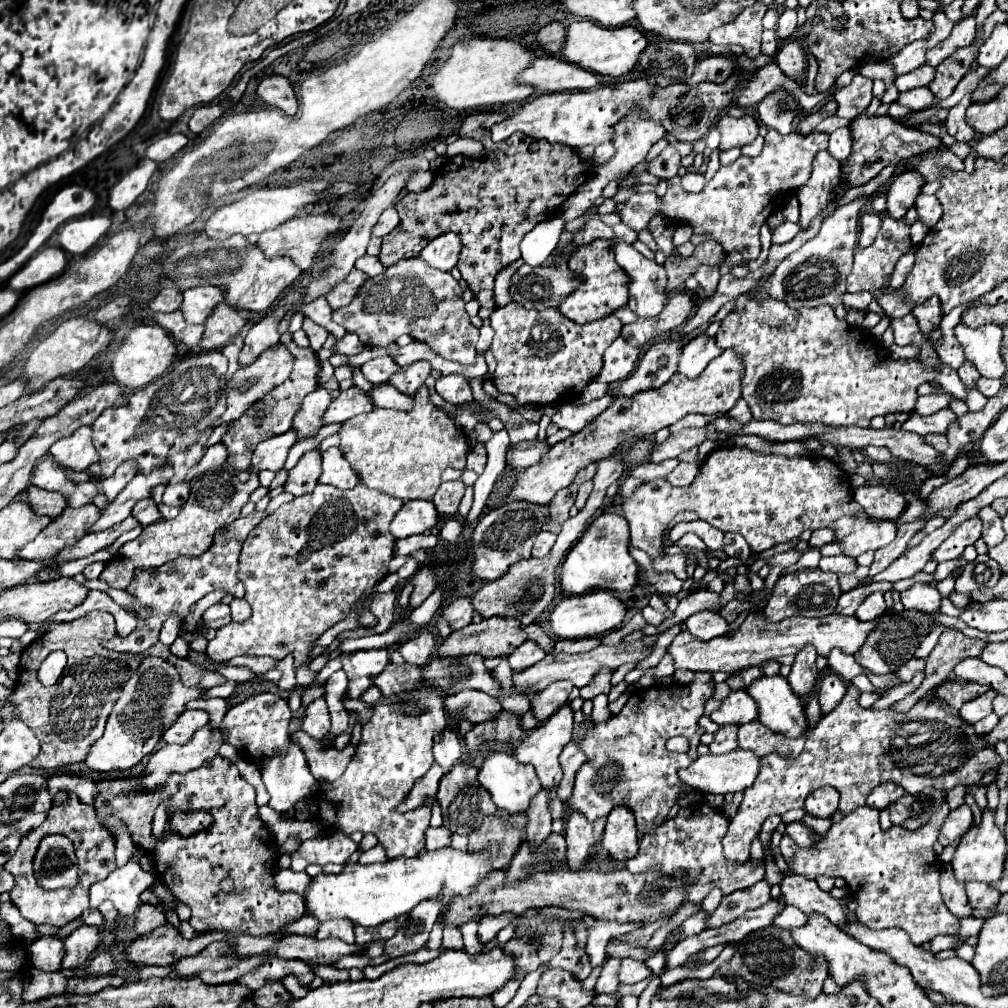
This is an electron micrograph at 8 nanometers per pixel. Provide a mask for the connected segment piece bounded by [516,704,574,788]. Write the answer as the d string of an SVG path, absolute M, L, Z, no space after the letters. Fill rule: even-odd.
M564 704L542 726L534 728L516 748L520 764L532 764L542 782L542 788L552 788L562 780L558 756L572 738L572 708Z

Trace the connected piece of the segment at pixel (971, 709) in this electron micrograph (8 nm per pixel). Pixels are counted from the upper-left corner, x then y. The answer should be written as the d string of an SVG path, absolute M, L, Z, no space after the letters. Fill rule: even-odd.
M990 688L986 694L982 694L982 696L978 696L976 700L970 700L968 704L964 704L964 706L960 708L960 716L962 716L966 722L970 722L970 724L974 724L974 722L986 718L986 716L992 712L992 700L994 700L996 696L998 696L998 692Z

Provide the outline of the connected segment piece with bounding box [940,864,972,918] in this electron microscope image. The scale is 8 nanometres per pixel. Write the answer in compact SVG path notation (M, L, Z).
M950 864L942 866L940 892L942 892L944 900L946 900L946 906L954 912L954 916L964 918L964 916L972 914L972 908L970 908L968 898L966 898L966 890L964 890L962 884L956 884L956 878L954 878L954 872L952 872Z

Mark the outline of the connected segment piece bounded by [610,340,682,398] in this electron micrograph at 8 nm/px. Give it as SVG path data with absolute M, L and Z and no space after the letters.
M680 340L656 342L640 360L636 372L610 394L618 398L618 396L632 396L644 388L660 388L660 384L666 384L668 378L676 372L680 352L682 352Z

